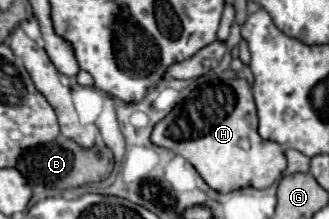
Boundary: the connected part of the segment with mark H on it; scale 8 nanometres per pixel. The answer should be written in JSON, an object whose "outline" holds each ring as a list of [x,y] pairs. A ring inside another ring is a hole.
{"outline":[[[244,78],[230,82],[214,80],[190,92],[186,100],[176,104],[172,112],[160,120],[152,130],[152,144],[184,156],[204,182],[216,192],[232,192],[238,188],[268,188],[274,184],[284,168],[286,156],[276,142],[258,136],[258,118],[250,84]]]}

